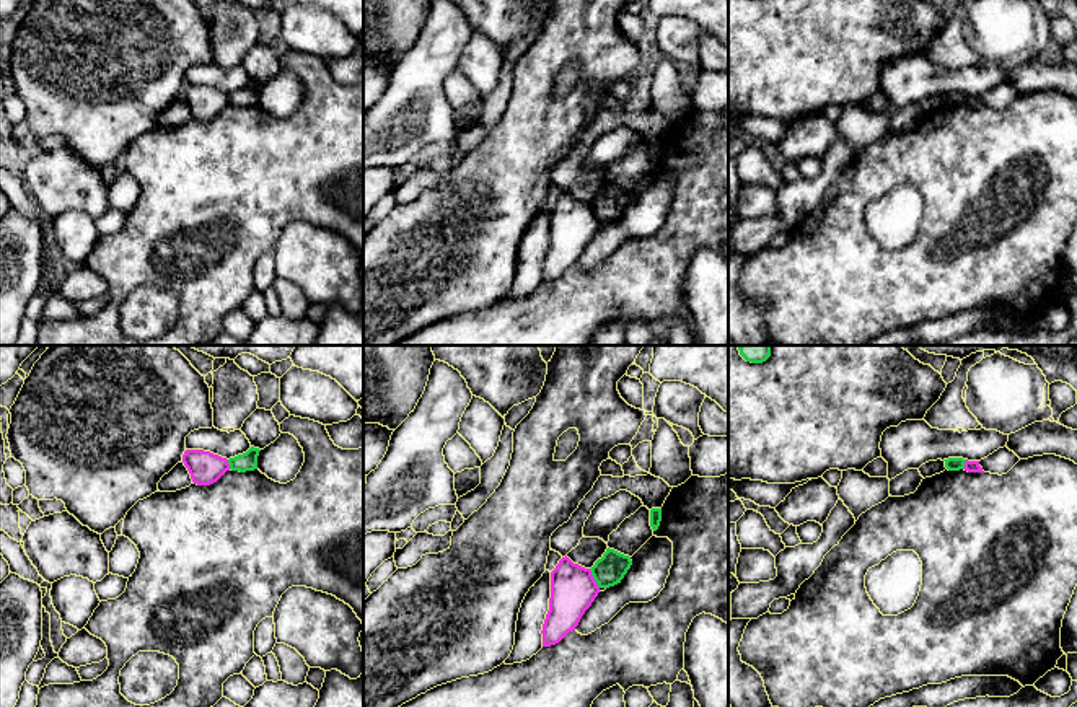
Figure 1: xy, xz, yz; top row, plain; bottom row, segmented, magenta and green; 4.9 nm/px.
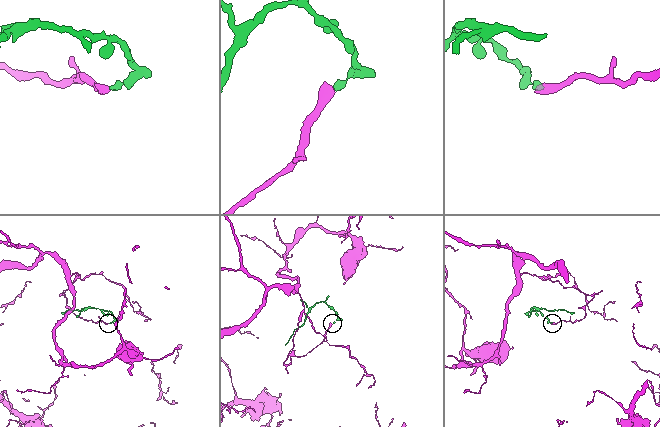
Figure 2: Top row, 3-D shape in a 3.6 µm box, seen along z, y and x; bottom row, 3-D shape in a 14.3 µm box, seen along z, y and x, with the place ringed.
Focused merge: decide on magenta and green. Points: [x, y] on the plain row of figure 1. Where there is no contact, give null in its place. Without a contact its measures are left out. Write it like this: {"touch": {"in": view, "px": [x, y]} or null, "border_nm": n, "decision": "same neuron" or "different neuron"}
{"touch": {"in": "xz", "px": [593, 214]}, "border_nm": 110, "decision": "different neuron"}

